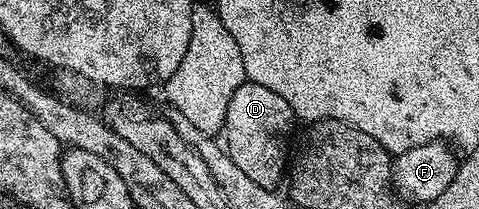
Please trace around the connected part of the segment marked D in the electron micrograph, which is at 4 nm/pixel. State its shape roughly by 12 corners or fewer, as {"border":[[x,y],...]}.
{"border":[[246,79],[231,95],[223,145],[259,187],[287,173],[287,99]]}

